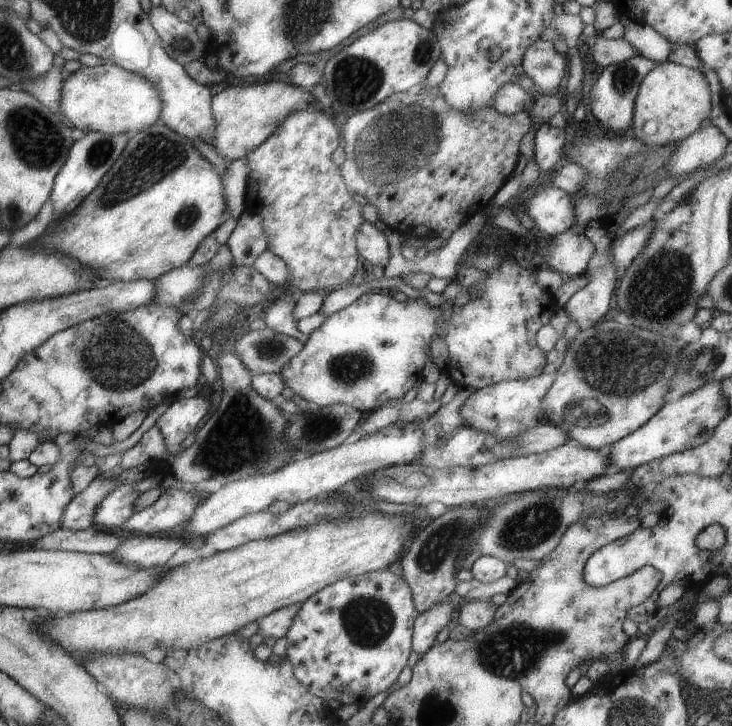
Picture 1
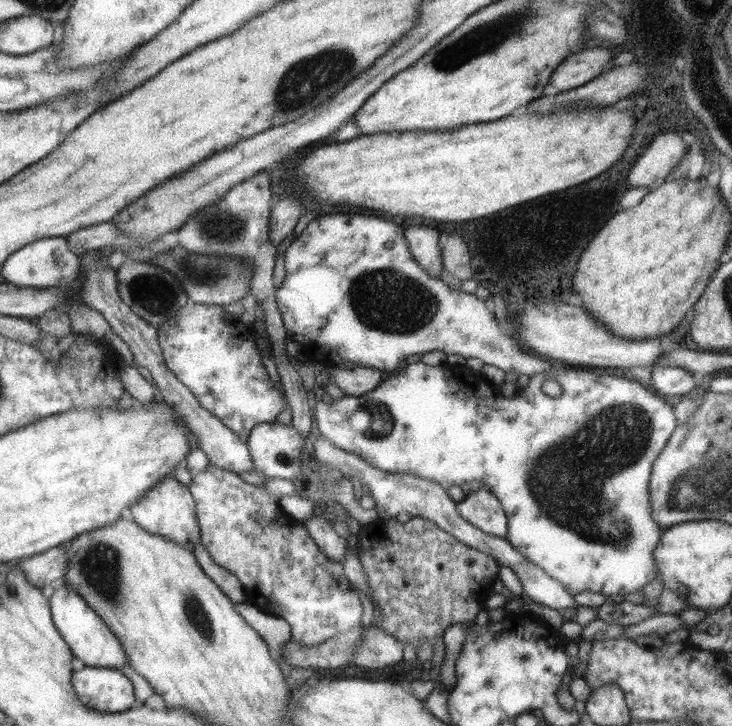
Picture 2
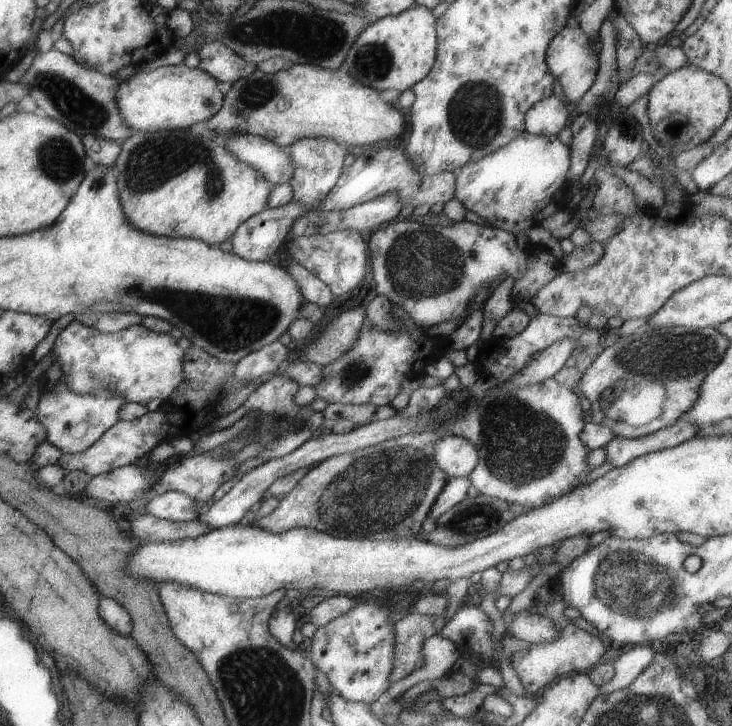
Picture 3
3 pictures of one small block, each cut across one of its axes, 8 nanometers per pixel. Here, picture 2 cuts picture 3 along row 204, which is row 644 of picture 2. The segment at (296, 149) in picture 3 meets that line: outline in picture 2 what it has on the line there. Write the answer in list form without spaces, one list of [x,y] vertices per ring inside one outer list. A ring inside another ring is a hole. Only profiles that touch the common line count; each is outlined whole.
[[[212,465],[207,466],[203,472],[194,472],[189,483],[186,484],[186,487],[194,500],[194,516],[196,516],[197,525],[199,525],[199,535],[201,535],[200,543],[210,554],[211,560],[217,564],[217,566],[228,570],[239,579],[239,582],[244,586],[245,601],[266,611],[270,615],[285,620],[290,626],[291,639],[305,646],[313,646],[321,644],[331,637],[336,637],[338,634],[361,628],[361,614],[363,614],[361,598],[353,591],[349,581],[345,578],[341,563],[329,560],[324,555],[324,551],[319,550],[315,542],[311,540],[311,536],[307,535],[307,531],[305,531],[305,527],[301,525],[301,522],[297,519],[293,519],[280,509],[278,500],[270,498],[260,486],[245,483],[243,480],[239,479],[239,475],[220,470]]]

